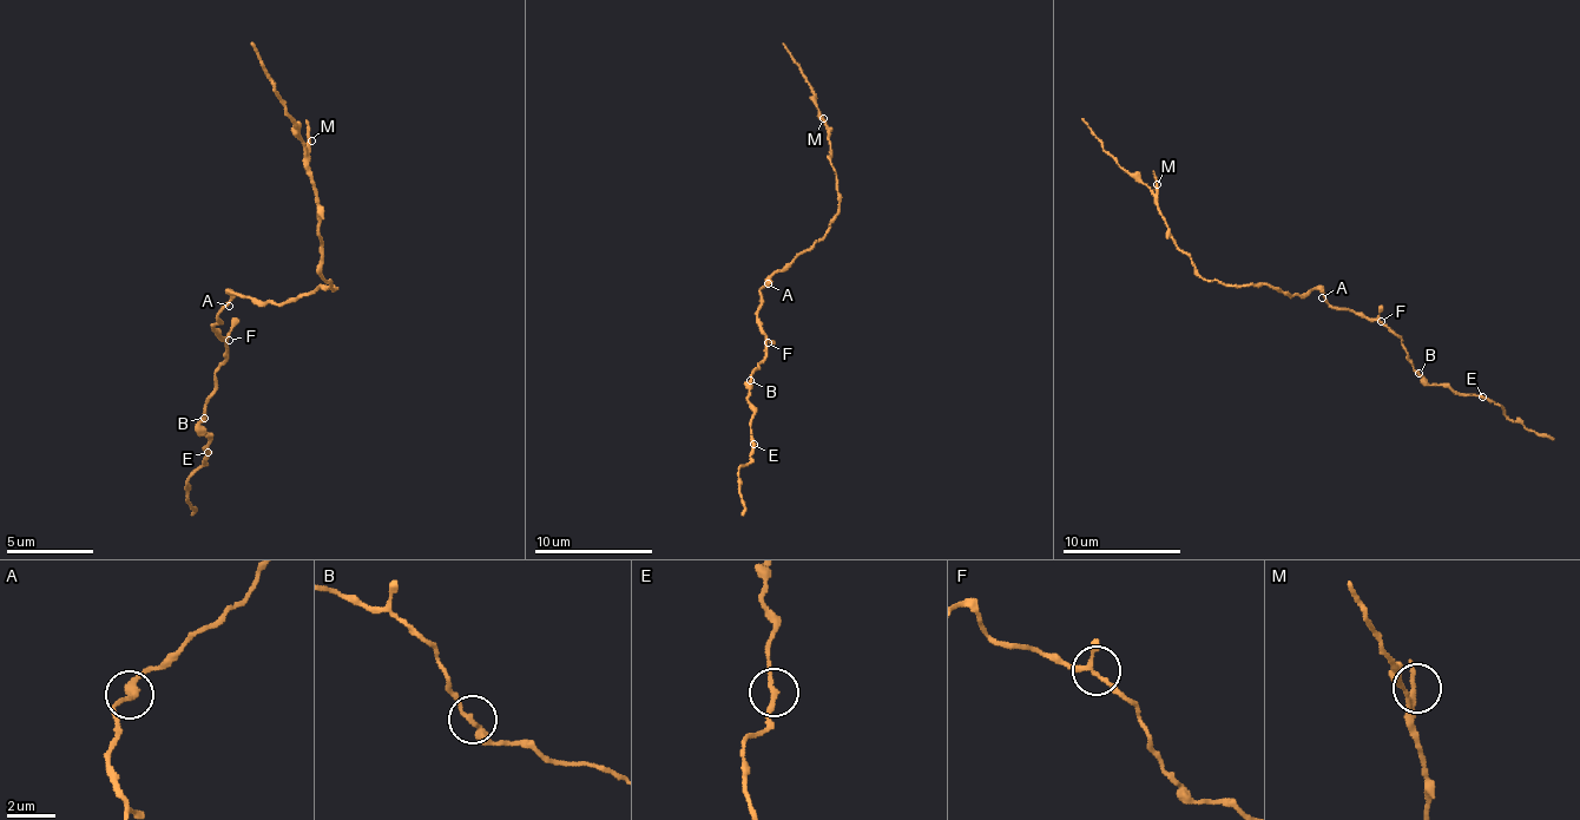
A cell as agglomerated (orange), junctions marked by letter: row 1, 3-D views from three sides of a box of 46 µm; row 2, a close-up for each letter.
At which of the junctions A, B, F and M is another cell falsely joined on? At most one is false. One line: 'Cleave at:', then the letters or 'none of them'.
Cleave at: none of them

